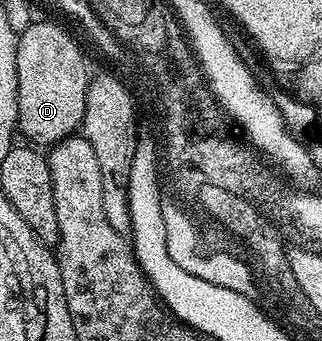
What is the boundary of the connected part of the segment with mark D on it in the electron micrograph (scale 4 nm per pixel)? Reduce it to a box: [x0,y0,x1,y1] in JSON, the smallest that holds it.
[16,20,86,148]

